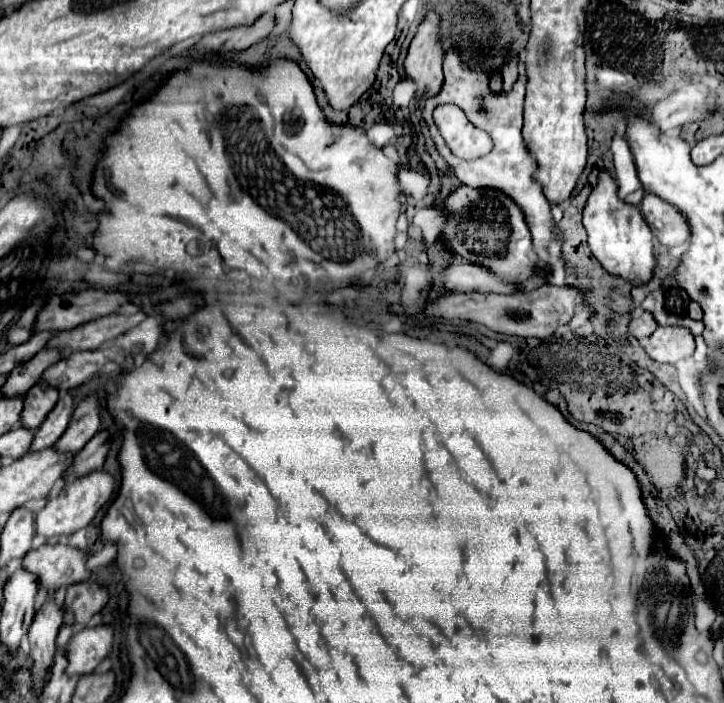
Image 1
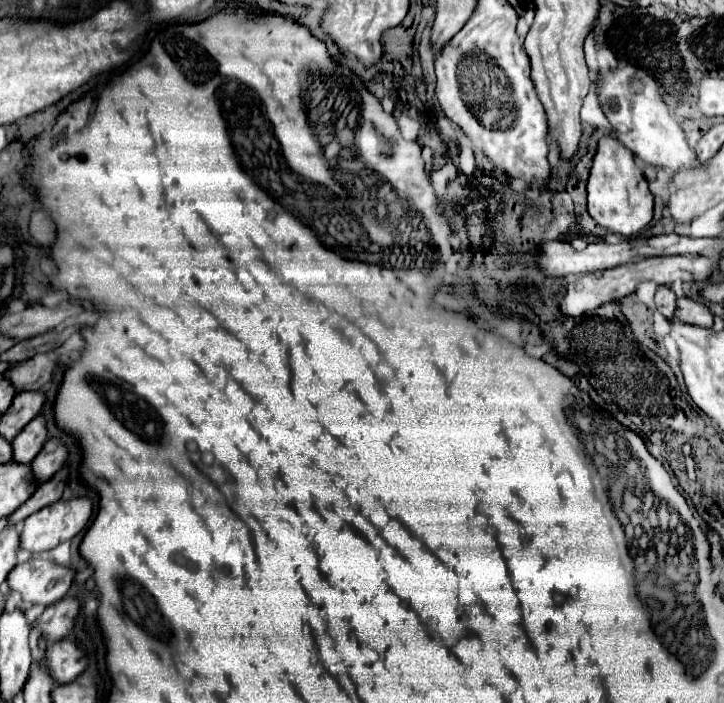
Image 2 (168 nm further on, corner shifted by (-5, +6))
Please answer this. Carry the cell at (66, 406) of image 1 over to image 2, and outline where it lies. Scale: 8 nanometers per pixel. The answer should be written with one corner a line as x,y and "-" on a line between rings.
37,415
23,433
13,439
13,461
17,463
31,463
37,453
43,449
47,441
47,421
43,415

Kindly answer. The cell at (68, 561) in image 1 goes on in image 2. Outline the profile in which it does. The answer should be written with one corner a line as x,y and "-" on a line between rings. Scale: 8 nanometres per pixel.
33,557
19,563
7,577
9,587
23,595
27,603
51,605
67,595
75,577
73,567
59,565
51,559

